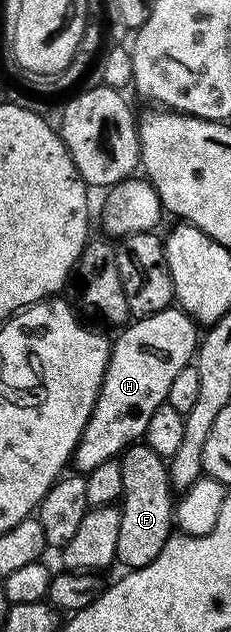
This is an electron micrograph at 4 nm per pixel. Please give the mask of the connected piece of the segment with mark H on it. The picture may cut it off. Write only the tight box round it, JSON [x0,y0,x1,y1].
[70,305,198,473]

